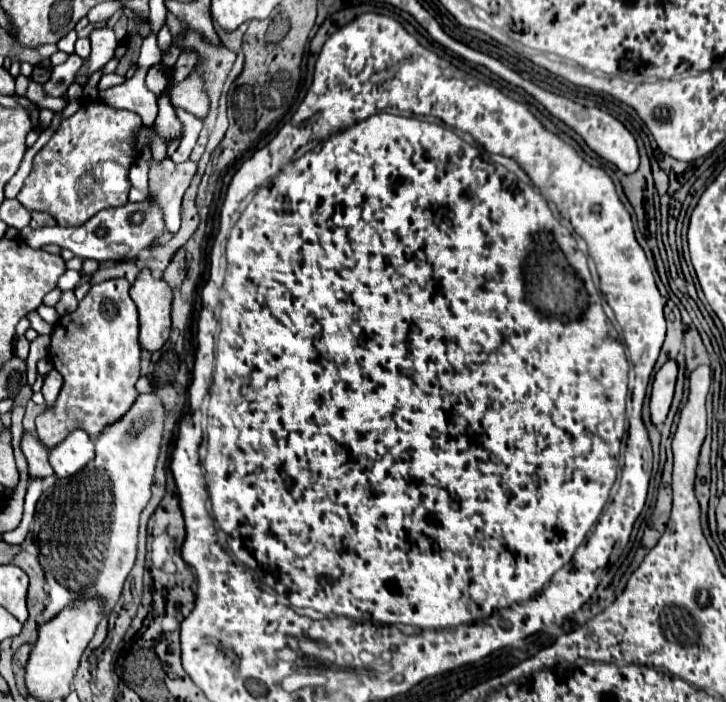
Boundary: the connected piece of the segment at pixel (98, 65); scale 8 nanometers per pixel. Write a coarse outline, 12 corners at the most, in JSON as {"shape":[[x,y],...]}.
{"shape":[[92,29],[92,53],[76,73],[92,75],[114,57],[112,29]]}

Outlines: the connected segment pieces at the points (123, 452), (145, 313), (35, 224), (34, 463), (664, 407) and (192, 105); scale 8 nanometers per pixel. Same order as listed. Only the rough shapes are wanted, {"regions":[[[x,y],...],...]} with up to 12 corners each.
{"regions":[[[140,394],[34,513],[52,619],[112,609],[136,561],[164,403]],[[144,267],[130,287],[140,345],[170,333],[172,287]],[[40,211],[32,213],[30,227],[48,227],[54,225],[56,221],[48,213]],[[24,431],[20,449],[32,479],[54,475],[48,447],[32,431]],[[676,361],[656,373],[650,395],[650,419],[660,427],[668,415]],[[198,65],[184,81],[166,89],[172,107],[200,119],[210,99]]]}

